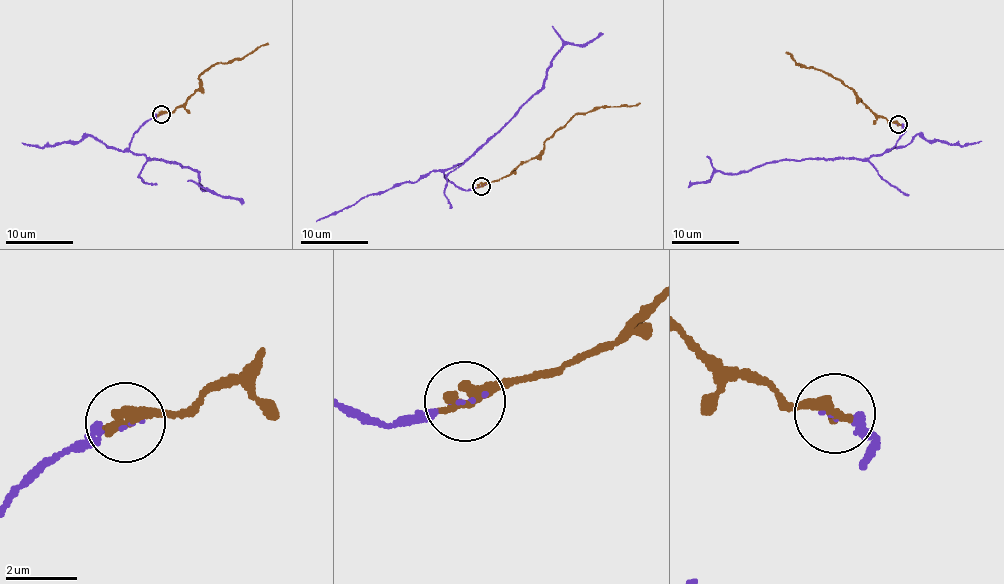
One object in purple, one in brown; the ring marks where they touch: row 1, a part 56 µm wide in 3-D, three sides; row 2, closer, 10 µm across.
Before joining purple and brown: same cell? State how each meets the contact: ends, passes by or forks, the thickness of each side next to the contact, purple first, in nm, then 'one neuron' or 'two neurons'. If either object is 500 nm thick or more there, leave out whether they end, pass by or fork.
purple ends | brown ends | 110/440 nm | one neuron

